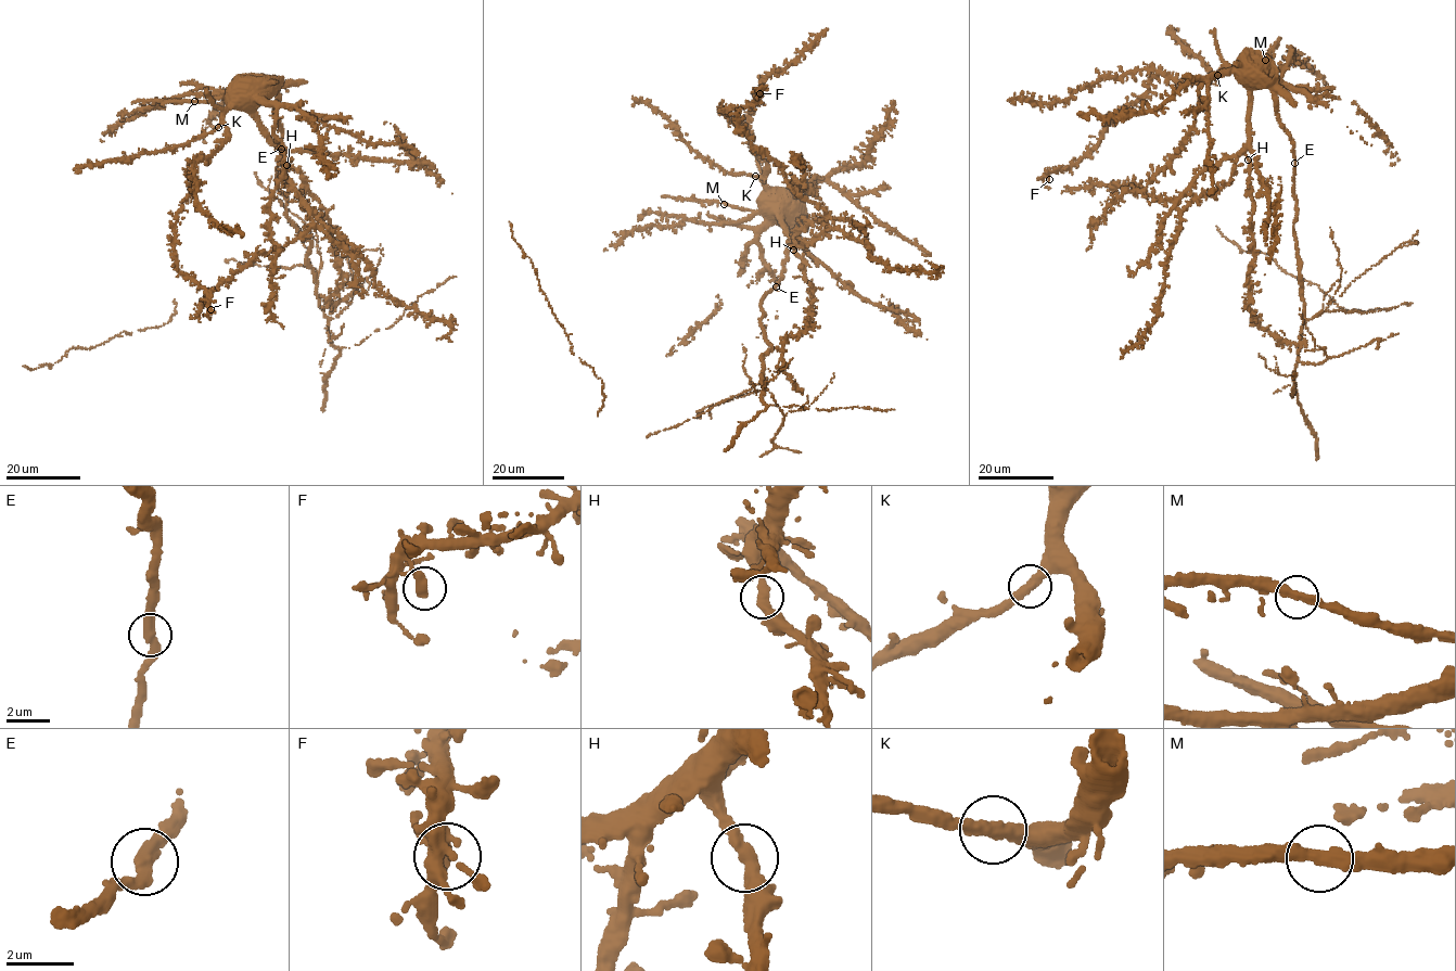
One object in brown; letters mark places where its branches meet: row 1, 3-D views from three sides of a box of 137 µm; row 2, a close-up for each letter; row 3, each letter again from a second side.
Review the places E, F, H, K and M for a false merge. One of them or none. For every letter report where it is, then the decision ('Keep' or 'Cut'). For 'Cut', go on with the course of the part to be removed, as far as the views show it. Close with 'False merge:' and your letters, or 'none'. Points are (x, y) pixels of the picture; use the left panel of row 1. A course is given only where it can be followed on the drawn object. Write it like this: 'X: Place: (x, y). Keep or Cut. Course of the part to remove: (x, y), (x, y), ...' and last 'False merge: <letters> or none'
E: Place: (281, 149). Keep
F: Place: (211, 309). Keep
H: Place: (286, 165). Keep
K: Place: (218, 127). Keep
M: Place: (194, 101). Keep
False merge: none

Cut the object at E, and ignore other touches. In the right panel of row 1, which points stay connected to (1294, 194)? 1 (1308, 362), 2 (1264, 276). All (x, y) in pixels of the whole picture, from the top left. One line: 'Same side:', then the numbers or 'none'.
Same side: 1

